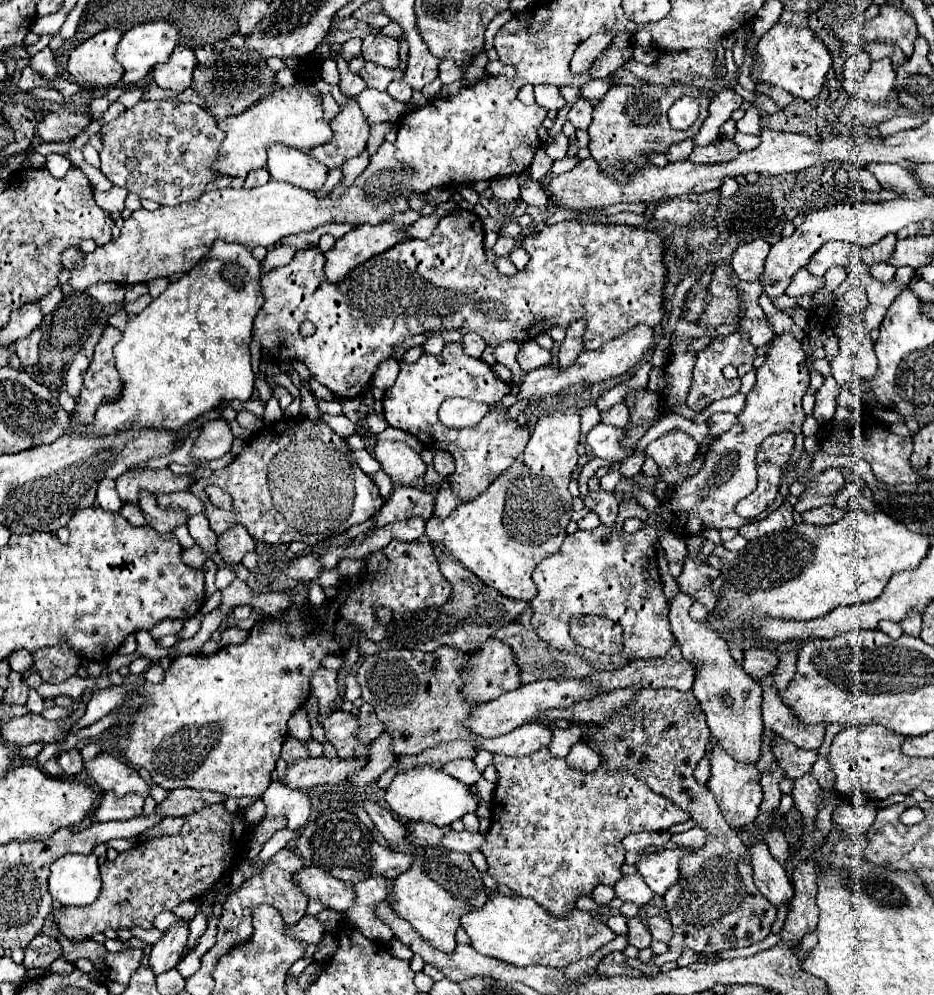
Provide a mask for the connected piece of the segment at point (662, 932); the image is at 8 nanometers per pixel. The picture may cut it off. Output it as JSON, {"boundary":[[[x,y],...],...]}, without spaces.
{"boundary":[[[659,916],[649,918],[649,920],[647,920],[647,926],[649,926],[649,930],[651,930],[653,940],[659,940],[659,942],[665,942],[665,944],[667,944],[667,942],[671,940],[671,936],[673,936],[671,922],[667,922],[667,920],[659,918]]]}

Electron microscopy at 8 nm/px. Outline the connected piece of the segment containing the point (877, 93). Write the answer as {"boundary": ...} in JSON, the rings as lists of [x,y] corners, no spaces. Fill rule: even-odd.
{"boundary":[[[883,58],[873,62],[869,72],[863,78],[845,80],[843,88],[851,98],[857,98],[869,104],[887,102],[895,90],[895,70],[891,60]]]}

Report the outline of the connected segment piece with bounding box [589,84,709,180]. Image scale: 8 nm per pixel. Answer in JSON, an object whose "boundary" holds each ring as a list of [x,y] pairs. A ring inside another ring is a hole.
{"boundary":[[[647,84],[641,88],[635,86],[611,86],[609,92],[601,98],[599,106],[593,110],[593,124],[589,126],[589,150],[591,156],[597,160],[601,170],[611,172],[615,178],[625,180],[625,174],[629,174],[635,166],[641,166],[647,162],[647,152],[667,152],[667,148],[675,142],[681,142],[685,138],[693,138],[699,128],[703,126],[705,118],[709,116],[709,98],[701,94],[699,100],[699,118],[695,124],[683,132],[673,130],[667,120],[667,110],[673,106],[675,100],[689,94],[695,96],[699,92],[693,86],[661,86],[661,84]],[[621,164],[627,164],[625,172],[619,170]]]}

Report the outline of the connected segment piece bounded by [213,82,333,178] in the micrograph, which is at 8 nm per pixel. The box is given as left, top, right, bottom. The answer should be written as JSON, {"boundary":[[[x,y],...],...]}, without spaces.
{"boundary":[[[297,82],[293,88],[277,88],[273,94],[259,100],[257,106],[245,110],[239,116],[221,120],[219,128],[225,132],[225,140],[219,148],[217,160],[213,162],[213,170],[231,178],[247,178],[251,170],[263,168],[265,150],[271,144],[287,144],[291,148],[309,150],[329,142],[333,136],[329,122],[323,120],[321,100],[313,96],[305,82]]]}

